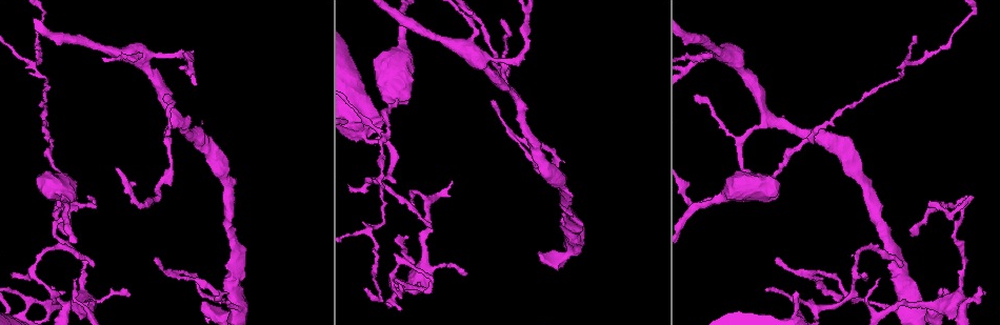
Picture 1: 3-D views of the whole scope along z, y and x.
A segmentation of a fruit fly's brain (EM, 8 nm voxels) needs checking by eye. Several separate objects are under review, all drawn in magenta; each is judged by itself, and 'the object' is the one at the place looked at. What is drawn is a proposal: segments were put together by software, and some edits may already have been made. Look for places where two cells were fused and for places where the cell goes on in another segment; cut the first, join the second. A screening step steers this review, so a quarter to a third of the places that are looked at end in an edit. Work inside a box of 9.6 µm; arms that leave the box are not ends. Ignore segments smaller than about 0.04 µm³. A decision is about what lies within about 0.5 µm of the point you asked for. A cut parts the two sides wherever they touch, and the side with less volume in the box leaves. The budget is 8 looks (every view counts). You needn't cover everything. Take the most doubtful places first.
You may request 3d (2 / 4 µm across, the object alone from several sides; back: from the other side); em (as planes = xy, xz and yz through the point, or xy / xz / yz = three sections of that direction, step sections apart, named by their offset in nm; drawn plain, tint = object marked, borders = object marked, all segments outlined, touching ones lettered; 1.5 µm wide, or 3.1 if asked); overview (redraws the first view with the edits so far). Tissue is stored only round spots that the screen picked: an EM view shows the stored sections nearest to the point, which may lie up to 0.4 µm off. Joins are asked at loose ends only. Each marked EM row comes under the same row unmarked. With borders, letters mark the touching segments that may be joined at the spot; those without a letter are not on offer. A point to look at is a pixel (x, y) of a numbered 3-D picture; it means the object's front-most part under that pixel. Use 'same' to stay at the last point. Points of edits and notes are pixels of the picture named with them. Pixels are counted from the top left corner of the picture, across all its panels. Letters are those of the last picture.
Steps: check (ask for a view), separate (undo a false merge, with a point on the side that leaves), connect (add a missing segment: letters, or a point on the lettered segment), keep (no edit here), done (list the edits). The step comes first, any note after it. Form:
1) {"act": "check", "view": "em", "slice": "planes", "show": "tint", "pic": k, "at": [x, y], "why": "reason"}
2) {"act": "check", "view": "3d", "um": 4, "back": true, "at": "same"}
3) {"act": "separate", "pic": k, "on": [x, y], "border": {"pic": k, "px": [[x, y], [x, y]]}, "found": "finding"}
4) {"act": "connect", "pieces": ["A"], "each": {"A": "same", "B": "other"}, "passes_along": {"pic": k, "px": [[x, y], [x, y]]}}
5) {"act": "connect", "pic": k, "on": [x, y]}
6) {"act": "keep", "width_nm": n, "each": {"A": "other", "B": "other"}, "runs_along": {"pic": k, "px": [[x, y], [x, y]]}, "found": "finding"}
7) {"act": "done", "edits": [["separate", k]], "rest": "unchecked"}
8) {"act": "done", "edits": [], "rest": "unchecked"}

{"act": "check", "view": "em", "slice": "planes", "show": "borders", "pic": 1, "at": [399, 266], "why": "abrupt turn"}

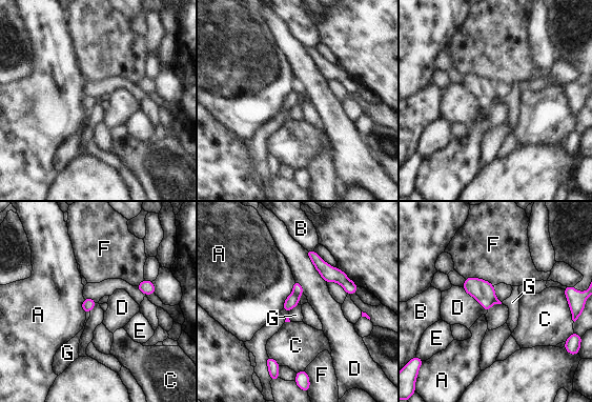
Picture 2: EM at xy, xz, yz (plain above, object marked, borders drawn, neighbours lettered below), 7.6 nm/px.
{"act": "keep", "each": {"A": "other", "B": "other", "C": "other", "D": "other", "E": "other", "F": "other", "G": "other"}, "border": {"pic": 2, "px": [[298, 304], [288, 312]]}, "found": "one cell here"}

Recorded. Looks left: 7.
{"act": "check", "view": "em", "slice": "planes", "show": "borders", "pic": 1, "at": [62, 292], "why": "an open end"}

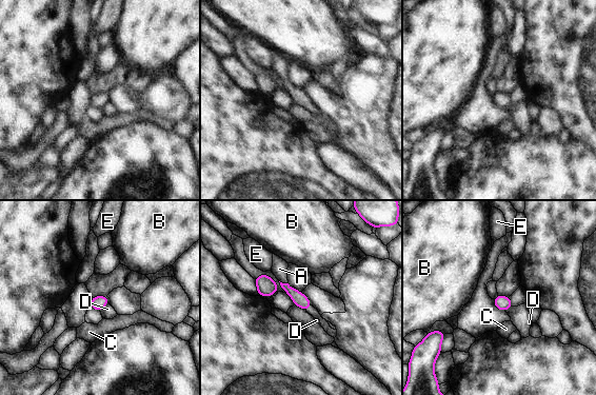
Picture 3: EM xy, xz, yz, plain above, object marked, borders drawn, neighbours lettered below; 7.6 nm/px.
{"act": "keep", "width_nm": 110, "each": {"A": "other", "B": "other", "C": "other", "D": "other", "E": "other"}, "runs_along": {"pic": 3, "px": [[257, 280], [284, 285], [308, 304]]}, "found": "no lettered segment goes on from it"}

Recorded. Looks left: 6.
{"act": "check", "view": "em", "slice": "yz", "step": 4, "show": "tint", "pic": 1, "at": [45, 301], "why": "thick turns thin"}

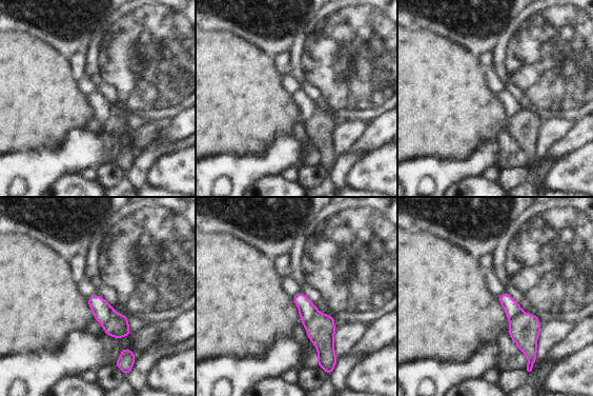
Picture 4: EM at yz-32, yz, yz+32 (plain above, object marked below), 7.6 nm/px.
{"act": "check", "view": "em", "slice": "yz", "step": 4, "show": "borders", "at": "same", "why": "see the neighbours"}

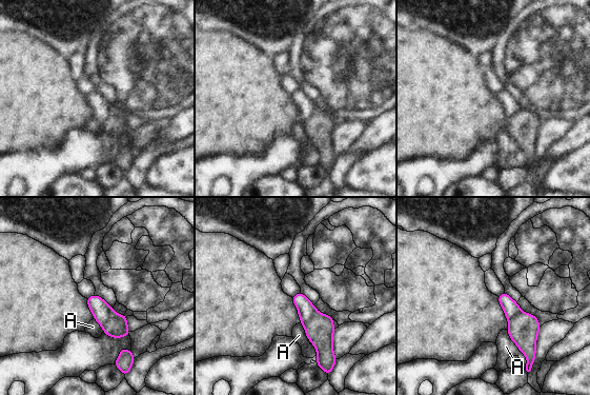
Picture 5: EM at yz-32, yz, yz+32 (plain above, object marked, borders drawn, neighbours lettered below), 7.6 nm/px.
{"act": "separate", "pic": 5, "on": [306, 310], "each": {"A": "other"}, "border": {"pic": 5, "px": [[317, 311], [303, 324]]}, "found": "two cells meet here"}

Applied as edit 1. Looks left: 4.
{"act": "done", "edits": [["separate", 5]], "rest": "unchecked"}

